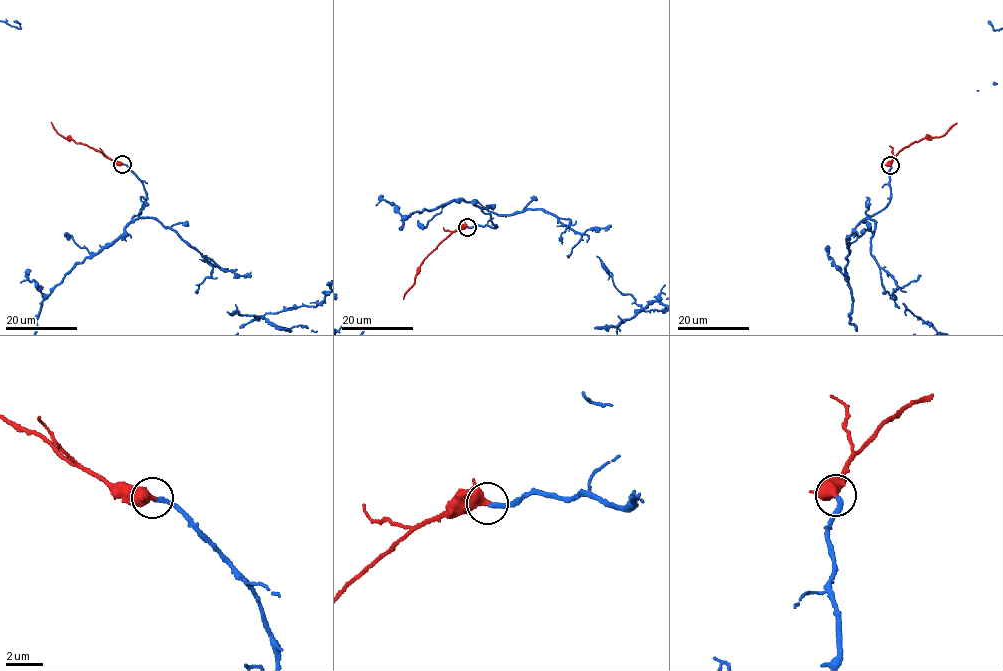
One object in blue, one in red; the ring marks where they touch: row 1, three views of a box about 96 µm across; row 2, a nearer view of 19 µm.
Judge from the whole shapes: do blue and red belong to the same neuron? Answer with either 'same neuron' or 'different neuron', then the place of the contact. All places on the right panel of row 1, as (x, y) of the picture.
same neuron | (890, 165)

